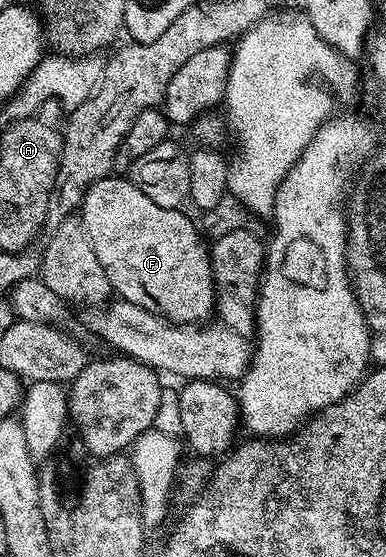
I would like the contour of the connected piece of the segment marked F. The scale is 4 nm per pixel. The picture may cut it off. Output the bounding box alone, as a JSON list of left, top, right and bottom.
[78,176,216,326]

